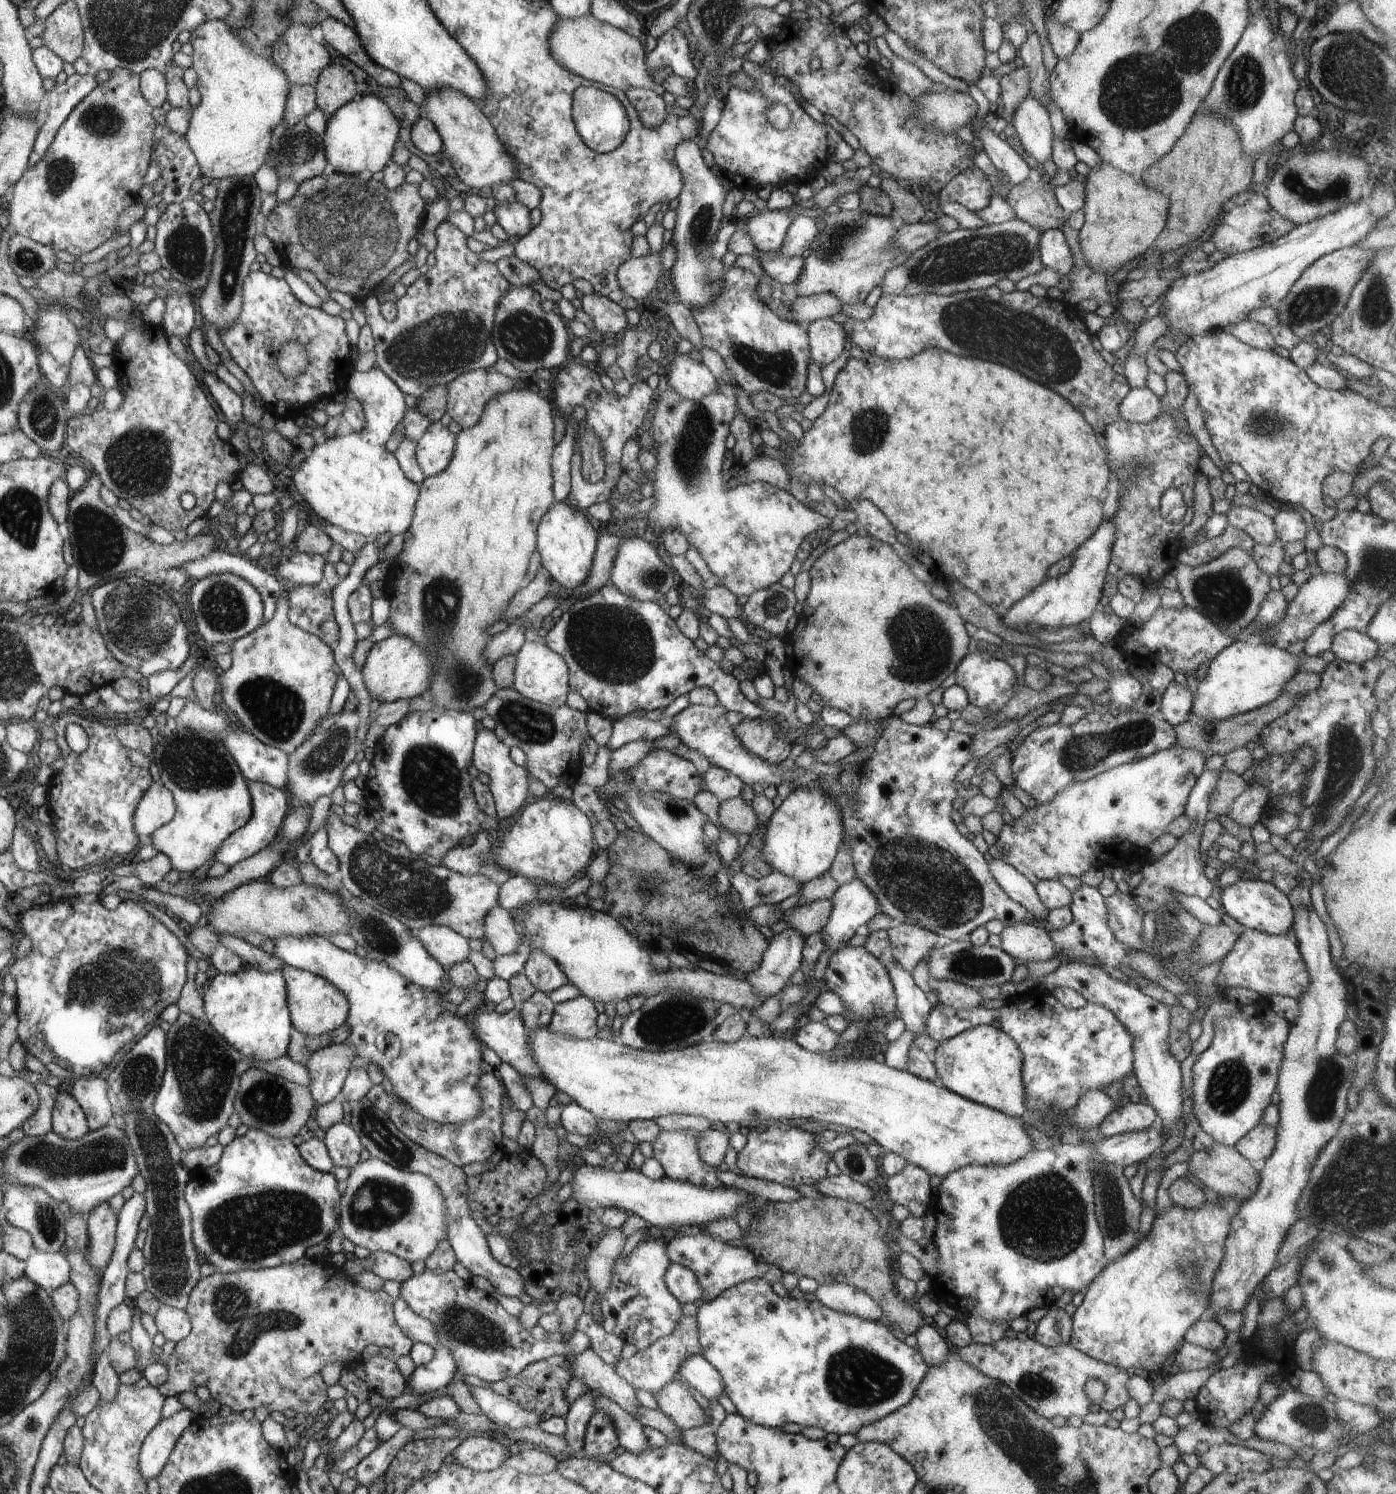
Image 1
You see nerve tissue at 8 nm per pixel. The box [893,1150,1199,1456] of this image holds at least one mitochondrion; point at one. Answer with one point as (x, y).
(1044, 1218)

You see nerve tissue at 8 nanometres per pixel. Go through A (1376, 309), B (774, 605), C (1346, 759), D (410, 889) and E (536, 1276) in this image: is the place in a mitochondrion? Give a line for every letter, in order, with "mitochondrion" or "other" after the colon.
A: mitochondrion
B: mitochondrion
C: mitochondrion
D: mitochondrion
E: other

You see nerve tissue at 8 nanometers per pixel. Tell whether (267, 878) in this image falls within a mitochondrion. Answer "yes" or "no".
no

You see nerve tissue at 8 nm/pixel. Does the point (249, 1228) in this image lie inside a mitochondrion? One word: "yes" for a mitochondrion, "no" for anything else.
yes

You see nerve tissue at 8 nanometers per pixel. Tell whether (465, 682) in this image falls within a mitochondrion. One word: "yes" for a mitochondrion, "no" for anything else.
yes

